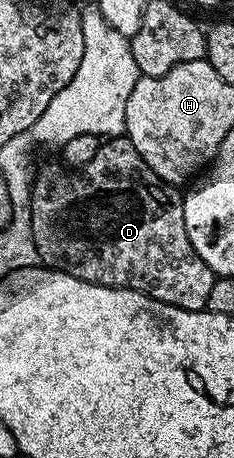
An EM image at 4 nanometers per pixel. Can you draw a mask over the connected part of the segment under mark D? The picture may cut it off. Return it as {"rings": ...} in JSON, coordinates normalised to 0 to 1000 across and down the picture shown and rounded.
{"rings":[[[543,301],[453,303],[406,345],[342,371],[244,367],[162,373],[132,424],[132,522],[188,583],[282,594],[355,616],[556,629],[782,677],[850,681],[876,672],[919,596],[833,555],[816,520],[799,520],[778,421],[637,369],[564,310]]]}

